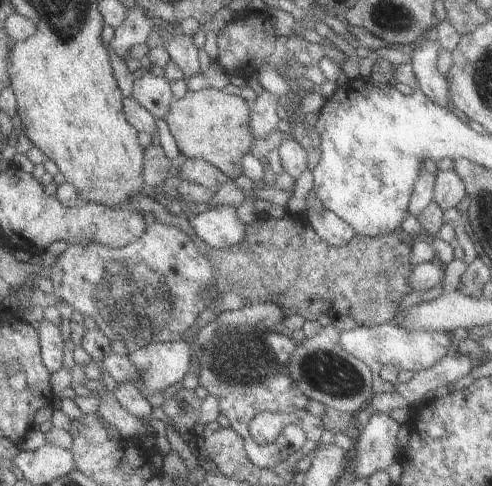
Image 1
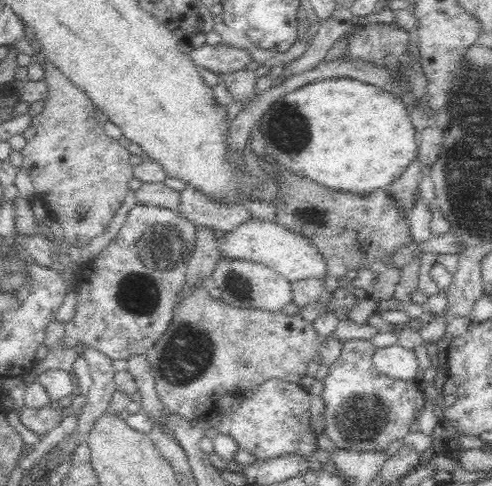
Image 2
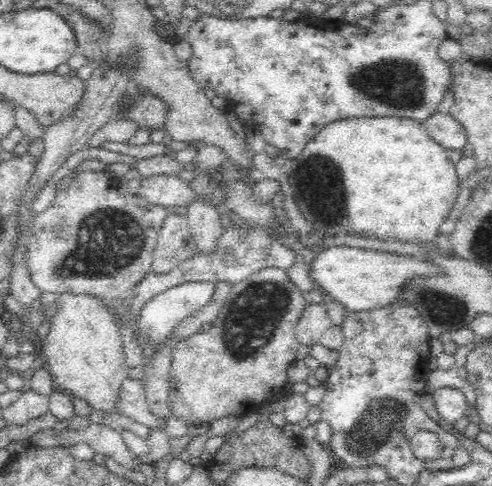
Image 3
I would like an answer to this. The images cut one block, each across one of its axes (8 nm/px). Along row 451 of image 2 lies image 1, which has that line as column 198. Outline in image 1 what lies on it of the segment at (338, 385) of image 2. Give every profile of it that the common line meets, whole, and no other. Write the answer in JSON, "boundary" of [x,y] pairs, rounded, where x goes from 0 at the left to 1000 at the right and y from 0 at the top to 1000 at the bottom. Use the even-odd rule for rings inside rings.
{"boundary":[[[445,675],[421,704],[409,708],[404,724],[392,724],[392,745],[404,757],[404,794],[421,802],[421,815],[437,815],[445,823],[449,856],[465,864],[465,877],[494,901],[502,942],[526,963],[563,959],[591,934],[600,934],[624,909],[624,893],[608,877],[587,877],[567,901],[547,918],[526,918],[510,893],[506,872],[530,848],[571,848],[600,852],[604,844],[624,844],[636,823],[624,815],[608,786],[591,770],[591,737],[600,720],[608,720],[616,704],[604,704],[587,687],[571,683],[526,683],[514,675]]]}

